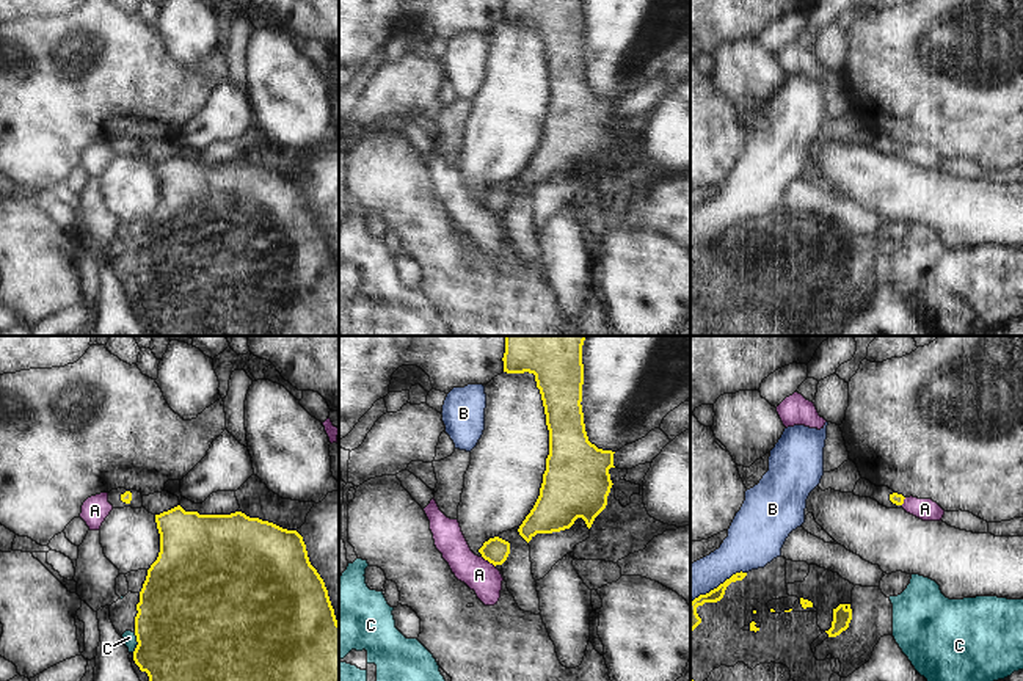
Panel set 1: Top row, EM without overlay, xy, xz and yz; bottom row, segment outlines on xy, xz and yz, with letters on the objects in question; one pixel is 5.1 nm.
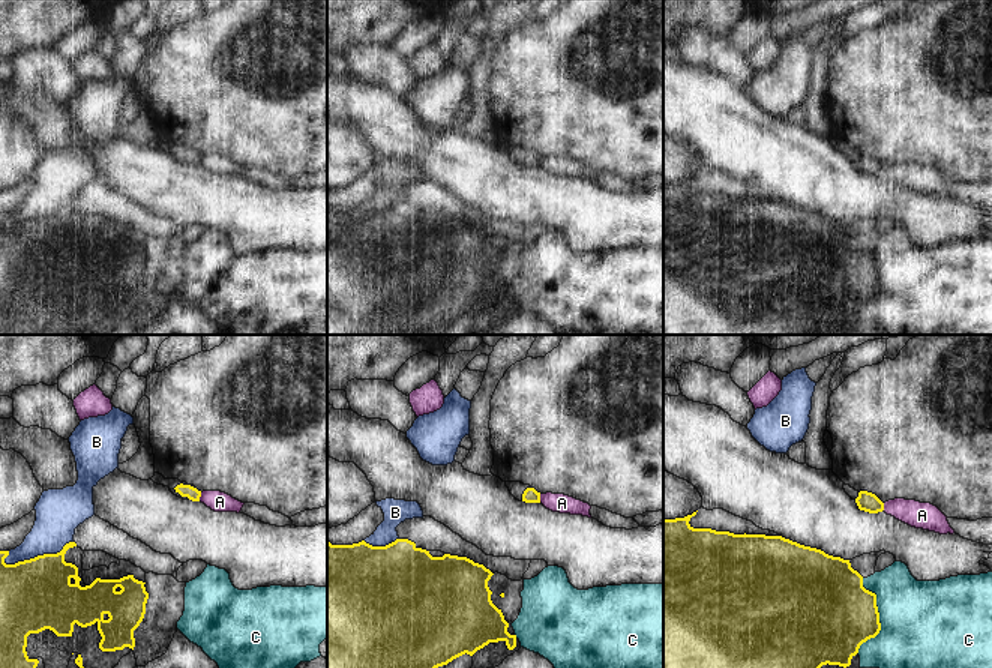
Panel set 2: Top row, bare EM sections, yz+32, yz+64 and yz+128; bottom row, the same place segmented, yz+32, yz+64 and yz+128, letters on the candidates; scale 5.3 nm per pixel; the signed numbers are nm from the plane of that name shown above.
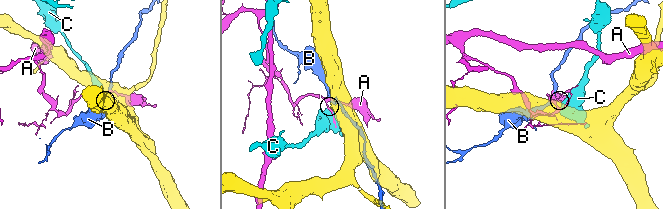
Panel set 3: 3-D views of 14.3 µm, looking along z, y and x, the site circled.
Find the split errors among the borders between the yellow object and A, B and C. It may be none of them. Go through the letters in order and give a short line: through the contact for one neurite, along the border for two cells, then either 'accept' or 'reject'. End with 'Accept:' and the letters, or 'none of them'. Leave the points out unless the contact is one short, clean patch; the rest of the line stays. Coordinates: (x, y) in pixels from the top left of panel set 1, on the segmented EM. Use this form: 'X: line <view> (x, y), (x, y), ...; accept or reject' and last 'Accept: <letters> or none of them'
A: line xz (482, 556), (495, 567); reject
B: reject
C: reject
Accept: none of them

